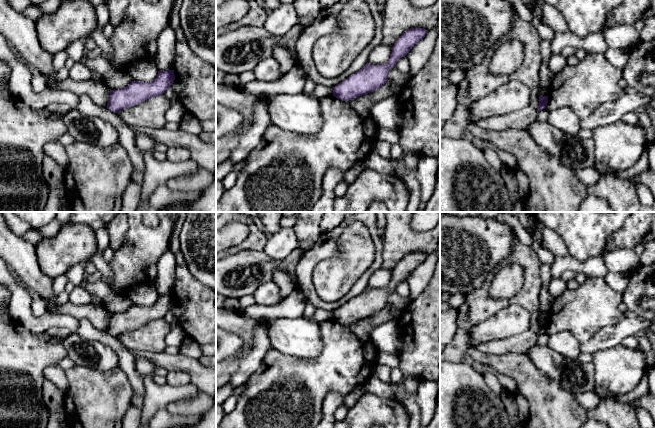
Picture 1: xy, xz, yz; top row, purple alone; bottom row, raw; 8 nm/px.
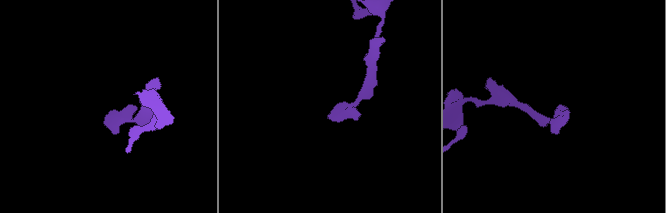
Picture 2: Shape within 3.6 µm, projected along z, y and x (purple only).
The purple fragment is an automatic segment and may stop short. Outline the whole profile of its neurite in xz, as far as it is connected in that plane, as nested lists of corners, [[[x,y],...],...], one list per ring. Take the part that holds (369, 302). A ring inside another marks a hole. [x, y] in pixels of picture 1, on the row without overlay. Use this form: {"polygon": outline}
{"polygon": [[[412,252],[406,255],[392,270],[387,288],[373,290],[367,287],[358,296],[333,311],[333,320],[342,325],[349,325],[382,311],[388,304],[389,293],[395,291],[397,285],[405,281],[426,257],[427,254],[424,252]]]}

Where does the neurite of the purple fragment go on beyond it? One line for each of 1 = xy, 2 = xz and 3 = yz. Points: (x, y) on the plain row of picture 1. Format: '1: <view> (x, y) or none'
1: none
2: none
3: none

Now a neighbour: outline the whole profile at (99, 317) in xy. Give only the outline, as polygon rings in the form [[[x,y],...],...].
[[[69,301],[65,304],[59,304],[56,307],[55,312],[61,315],[71,315],[79,321],[86,318],[96,329],[102,331],[108,327],[110,320],[110,313],[102,305],[75,305]]]

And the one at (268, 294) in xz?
[[[273,281],[261,284],[253,294],[255,302],[263,306],[273,306],[283,301],[279,286]]]

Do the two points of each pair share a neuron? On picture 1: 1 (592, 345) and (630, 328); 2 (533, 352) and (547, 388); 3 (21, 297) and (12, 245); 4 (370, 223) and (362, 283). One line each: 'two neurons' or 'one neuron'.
1: one neuron
2: two neurons
3: two neurons
4: one neuron

